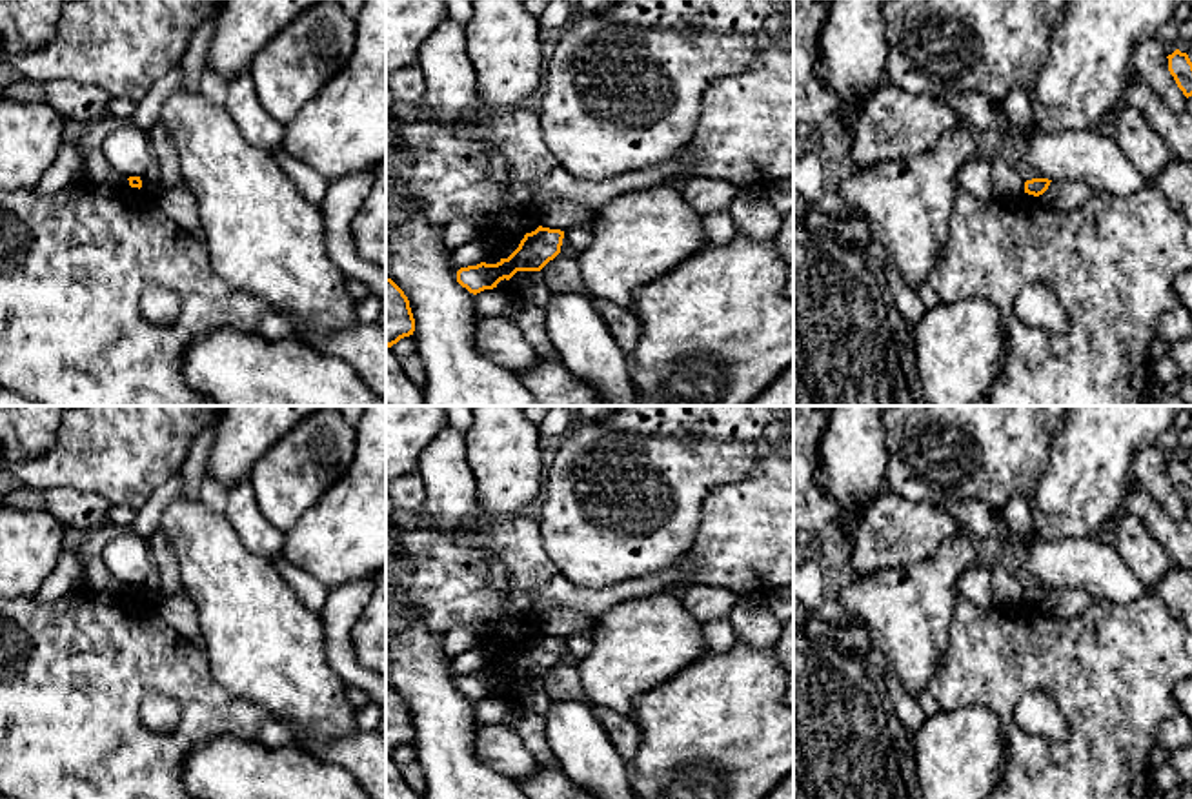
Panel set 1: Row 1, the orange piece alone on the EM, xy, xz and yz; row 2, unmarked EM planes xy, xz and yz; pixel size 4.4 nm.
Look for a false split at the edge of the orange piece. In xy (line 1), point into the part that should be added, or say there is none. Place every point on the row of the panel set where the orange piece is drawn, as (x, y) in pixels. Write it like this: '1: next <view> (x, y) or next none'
1: next none

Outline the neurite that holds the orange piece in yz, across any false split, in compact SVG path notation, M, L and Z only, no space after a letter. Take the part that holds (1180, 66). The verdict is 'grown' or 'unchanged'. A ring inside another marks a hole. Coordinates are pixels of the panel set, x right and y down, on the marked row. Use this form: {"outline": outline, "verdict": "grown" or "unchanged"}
{"outline": "M1176 49L1168 58L1168 71L1174 76L1177 87L1188 98L1192 96L1192 62L1187 53Z", "verdict": "unchanged"}

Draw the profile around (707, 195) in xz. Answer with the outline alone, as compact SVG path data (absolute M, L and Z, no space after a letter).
M692 177L681 182L681 197L701 215L728 211L739 187L712 177Z

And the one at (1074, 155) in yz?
M1028 131L1017 153L1023 166L1048 180L1081 180L1106 195L1132 195L1154 180L1141 175L1117 149L1112 135L1090 131L1037 133Z

